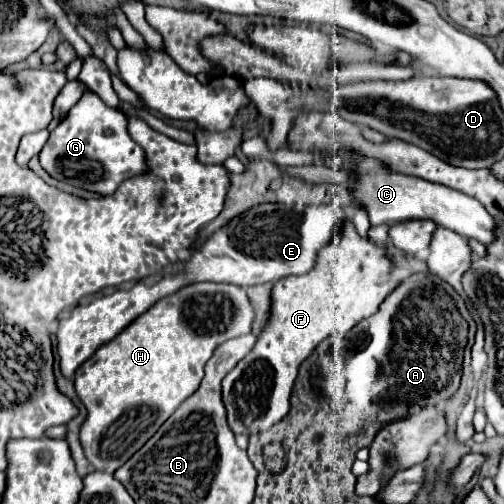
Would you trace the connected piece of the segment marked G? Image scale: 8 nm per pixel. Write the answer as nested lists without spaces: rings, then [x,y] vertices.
[[[87,90],[51,132],[47,144],[39,152],[39,164],[61,182],[101,196],[113,194],[123,180],[147,172],[145,150],[133,142],[127,124],[127,116],[121,110],[109,108],[97,94]]]

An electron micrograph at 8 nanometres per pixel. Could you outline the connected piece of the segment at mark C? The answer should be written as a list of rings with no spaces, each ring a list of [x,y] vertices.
[[[341,150],[339,156],[347,158],[351,162],[357,160],[359,178],[353,188],[353,200],[357,200],[361,206],[367,208],[371,226],[395,224],[395,222],[403,222],[403,220],[433,220],[439,226],[445,226],[461,236],[473,238],[485,246],[493,244],[495,220],[493,220],[493,216],[489,216],[485,206],[477,198],[471,198],[467,194],[461,194],[461,192],[441,186],[441,184],[431,184],[431,182],[415,178],[415,176],[391,172],[373,158],[347,154],[345,150]]]

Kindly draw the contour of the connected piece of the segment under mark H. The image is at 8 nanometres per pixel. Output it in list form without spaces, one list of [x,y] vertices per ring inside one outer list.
[[[199,282],[199,284],[185,286],[185,288],[181,288],[177,294],[159,300],[159,302],[157,302],[155,306],[151,306],[145,314],[141,314],[137,320],[133,320],[115,340],[111,340],[109,344],[101,346],[101,348],[99,348],[87,362],[83,362],[83,364],[77,368],[77,372],[75,372],[75,390],[77,390],[81,402],[85,404],[87,412],[89,412],[85,424],[81,426],[81,446],[83,446],[83,450],[85,450],[87,460],[89,460],[97,470],[109,472],[109,474],[113,474],[119,466],[123,466],[123,464],[125,464],[125,462],[127,462],[127,460],[129,460],[129,458],[131,458],[131,456],[161,428],[161,424],[179,408],[179,404],[181,404],[183,400],[187,400],[187,398],[199,388],[199,384],[201,384],[201,380],[203,380],[203,366],[205,366],[207,360],[211,358],[213,350],[215,350],[219,344],[227,342],[227,340],[231,340],[231,338],[249,334],[249,332],[251,332],[251,326],[253,326],[253,308],[251,308],[249,296],[247,296],[247,292],[245,292],[243,288],[231,286],[231,284]]]

